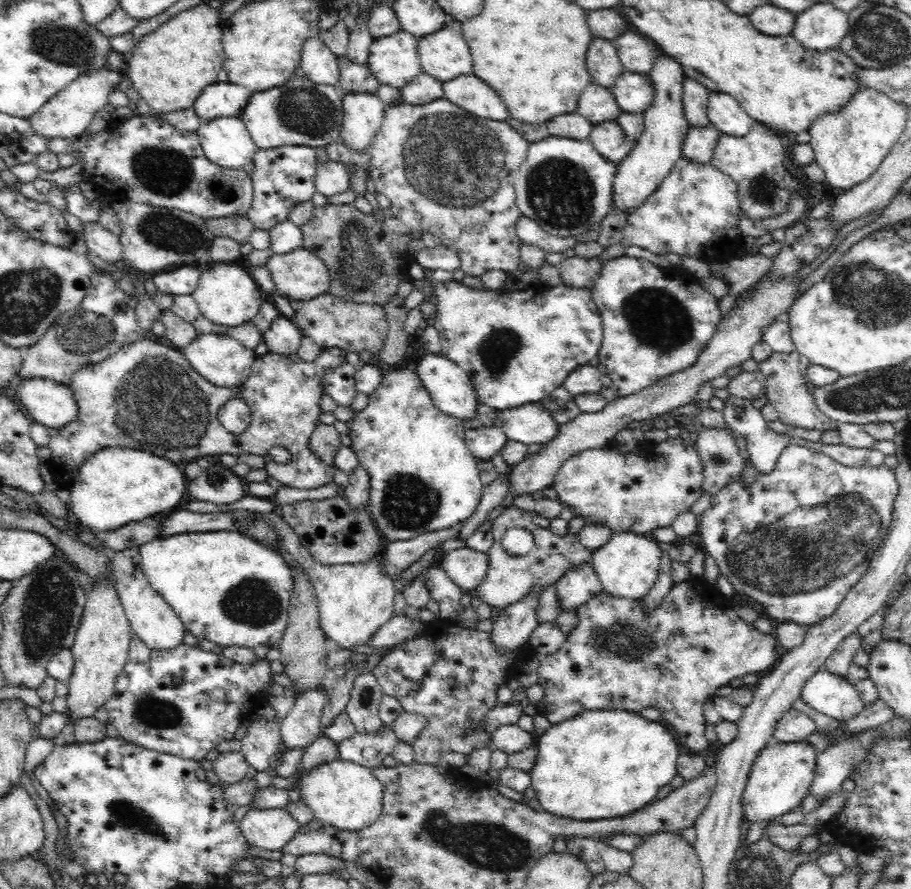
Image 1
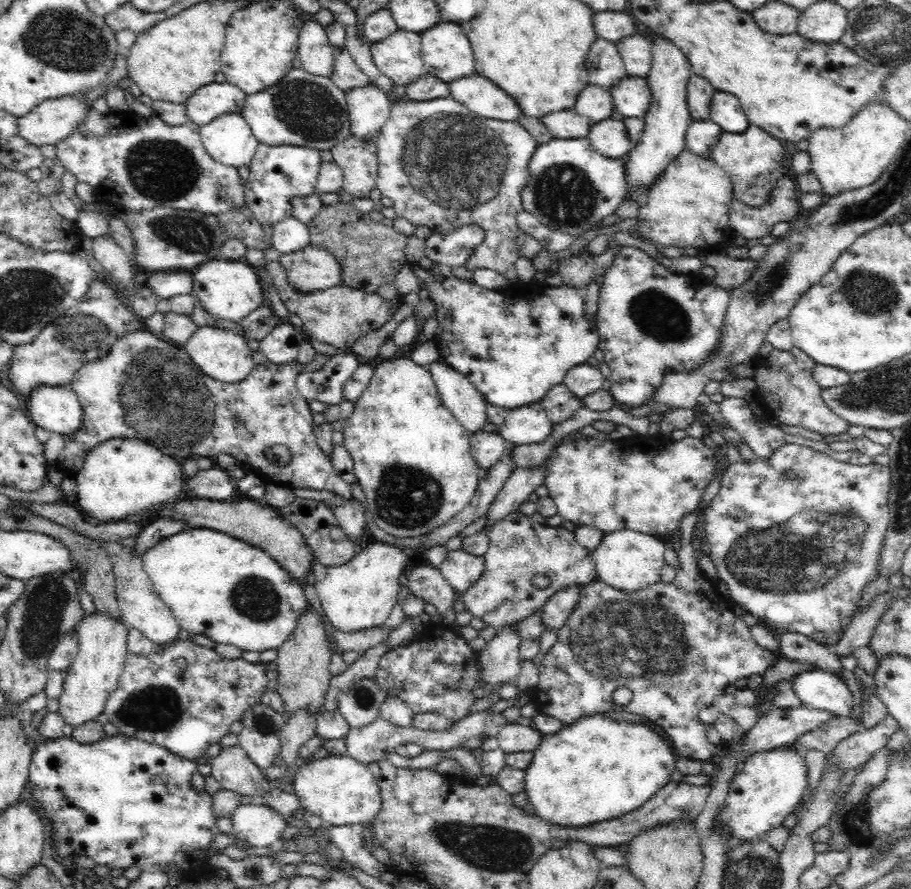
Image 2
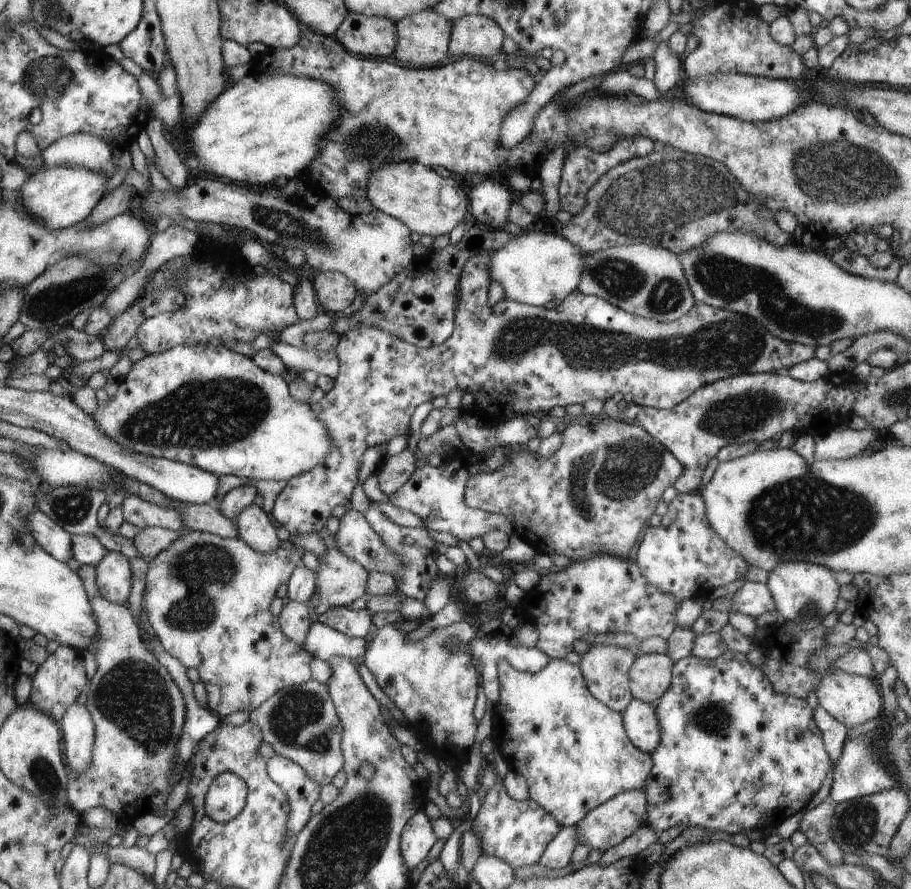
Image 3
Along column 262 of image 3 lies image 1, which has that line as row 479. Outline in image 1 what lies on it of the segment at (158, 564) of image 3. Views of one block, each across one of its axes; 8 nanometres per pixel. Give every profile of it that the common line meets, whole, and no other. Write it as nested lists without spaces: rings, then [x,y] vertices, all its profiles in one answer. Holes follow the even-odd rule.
[[[668,438],[662,444],[646,444],[644,448],[628,454],[618,456],[614,446],[604,450],[582,450],[576,456],[568,458],[562,468],[558,470],[550,488],[554,490],[554,498],[560,498],[560,504],[572,506],[576,514],[586,524],[600,524],[608,526],[614,534],[636,534],[636,536],[650,536],[654,530],[672,526],[674,518],[692,510],[696,502],[702,502],[702,460],[698,460],[698,444],[690,442],[684,444],[682,438]]]

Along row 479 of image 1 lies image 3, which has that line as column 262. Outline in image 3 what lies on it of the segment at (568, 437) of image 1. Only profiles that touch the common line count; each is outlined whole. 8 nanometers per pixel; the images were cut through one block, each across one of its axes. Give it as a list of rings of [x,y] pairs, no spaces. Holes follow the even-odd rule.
[[[251,504],[237,516],[237,528],[239,528],[239,540],[245,542],[253,552],[269,554],[277,548],[281,548],[281,540],[277,538],[275,526],[269,522],[263,508],[257,508]]]

